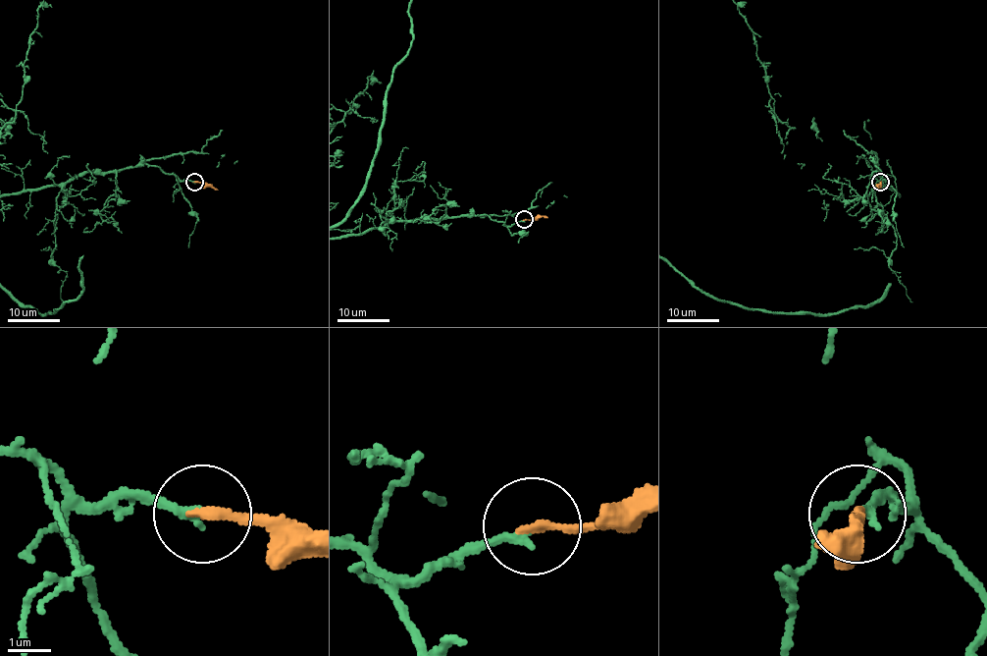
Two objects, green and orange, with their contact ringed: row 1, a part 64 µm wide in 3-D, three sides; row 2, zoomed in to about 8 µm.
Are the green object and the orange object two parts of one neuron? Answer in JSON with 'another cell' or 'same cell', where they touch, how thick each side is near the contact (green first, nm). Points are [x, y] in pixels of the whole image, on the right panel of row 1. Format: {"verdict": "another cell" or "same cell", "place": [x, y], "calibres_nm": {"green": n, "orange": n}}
{"verdict": "same cell", "place": [880, 182], "calibres_nm": {"green": 190, "orange": 200}}

